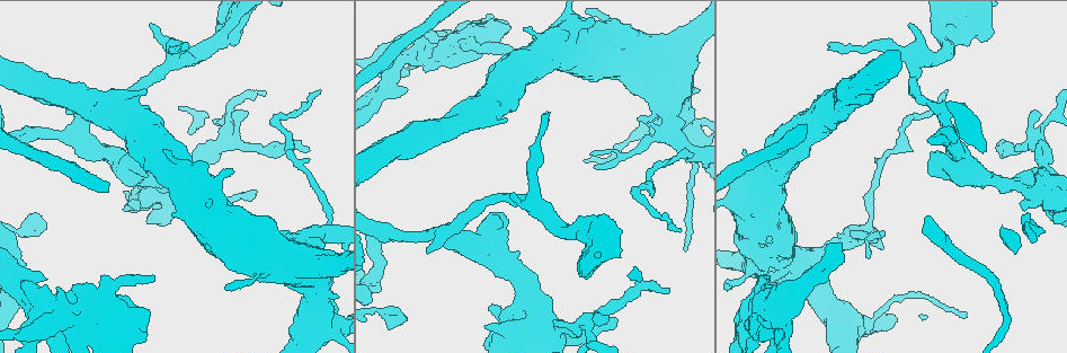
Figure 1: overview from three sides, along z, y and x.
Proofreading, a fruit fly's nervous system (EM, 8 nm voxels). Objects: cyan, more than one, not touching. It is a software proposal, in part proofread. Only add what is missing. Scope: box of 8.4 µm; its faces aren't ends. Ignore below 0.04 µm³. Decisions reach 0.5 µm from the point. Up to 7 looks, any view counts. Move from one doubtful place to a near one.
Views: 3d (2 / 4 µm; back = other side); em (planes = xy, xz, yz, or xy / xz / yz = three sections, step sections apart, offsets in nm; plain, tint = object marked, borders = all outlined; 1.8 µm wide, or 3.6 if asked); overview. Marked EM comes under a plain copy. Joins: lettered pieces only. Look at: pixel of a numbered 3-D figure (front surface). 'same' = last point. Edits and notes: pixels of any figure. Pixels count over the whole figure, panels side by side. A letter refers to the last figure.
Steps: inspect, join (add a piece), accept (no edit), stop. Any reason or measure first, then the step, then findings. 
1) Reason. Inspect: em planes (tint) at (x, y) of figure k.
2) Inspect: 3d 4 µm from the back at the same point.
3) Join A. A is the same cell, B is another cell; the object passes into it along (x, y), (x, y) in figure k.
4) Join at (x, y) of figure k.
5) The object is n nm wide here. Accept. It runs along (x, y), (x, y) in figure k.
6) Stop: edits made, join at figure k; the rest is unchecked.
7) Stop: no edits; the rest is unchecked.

Looks like a crossing. Inspect: em planes (borders) at (231, 24) of figure 1.

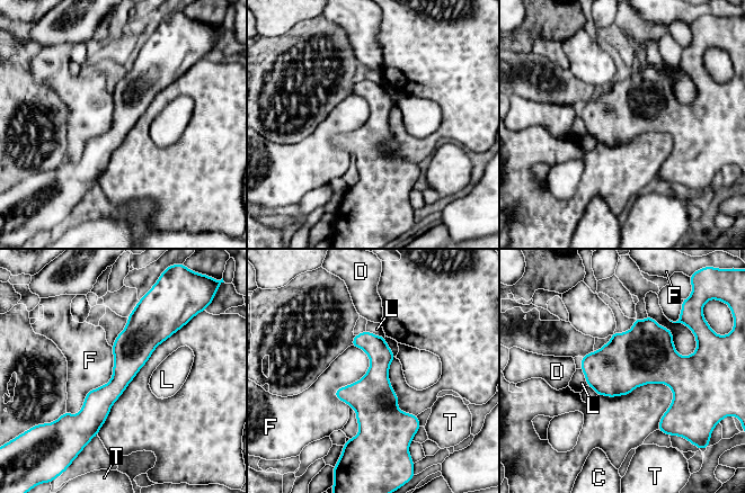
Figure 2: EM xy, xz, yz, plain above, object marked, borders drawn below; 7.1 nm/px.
The longest contact is with F, 550 nm. Accept. C, D, F, L and T are other cells; it runs along (138, 310), (138, 341), (90, 435) in figure 2; none of them fits.

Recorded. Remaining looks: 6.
Thin end. Inspect: em xy step 16 (borders) at (546, 116) of figure 1.

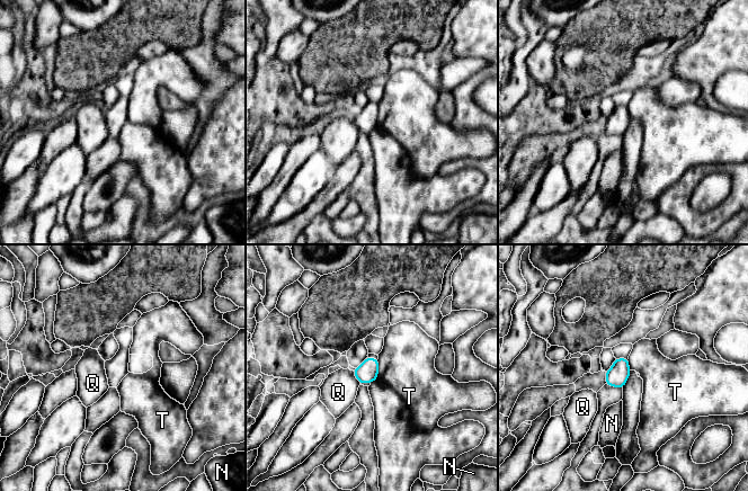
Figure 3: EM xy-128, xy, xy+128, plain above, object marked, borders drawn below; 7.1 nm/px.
Inspect: em yz step 4 (borders) at the same point.

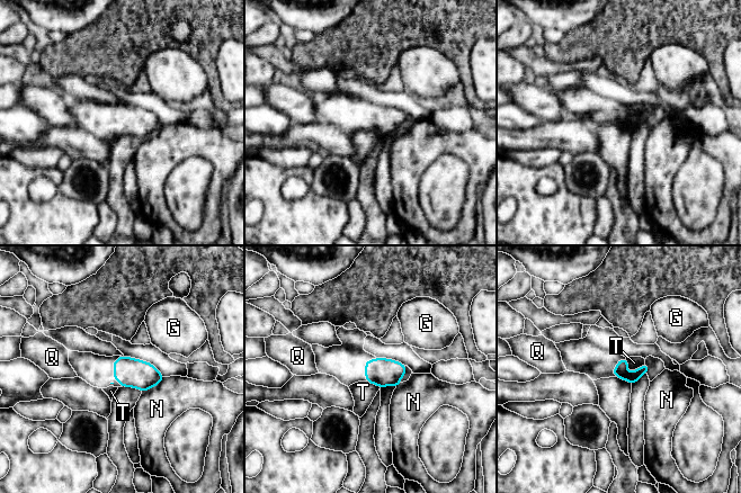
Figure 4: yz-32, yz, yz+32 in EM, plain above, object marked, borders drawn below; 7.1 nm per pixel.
The longest contact is with N, 200 nm. Accept. G, N, Q and T are other cells; a border runs along (644, 361), (639, 367), (626, 370) in figure 4; no lettered piece goes on from it.

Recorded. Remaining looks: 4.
Closes a loop. Inspect: 3d 4 µm at (26, 333) of figure 1.

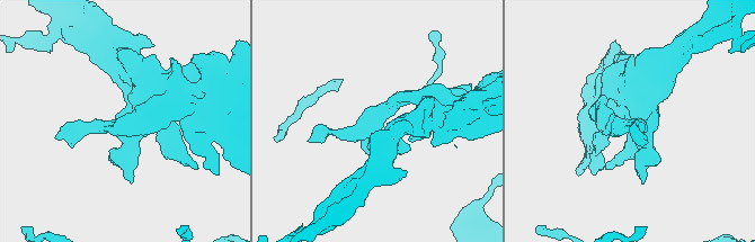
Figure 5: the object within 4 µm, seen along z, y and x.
Inspect: em planes (borders) at (125, 124) of figure 5.

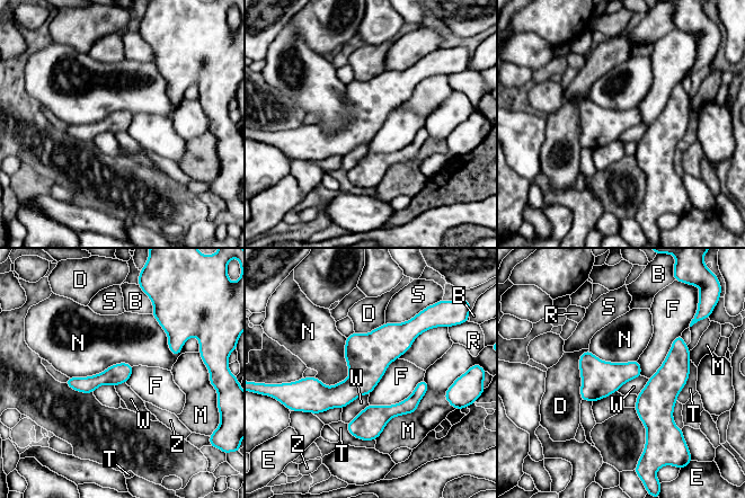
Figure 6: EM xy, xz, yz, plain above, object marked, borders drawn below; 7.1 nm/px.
The object is 140 nm wide here. Accept. B, D, E, F, M, N, R, S, T, W and Z are other cells; it runs along (420, 329), (344, 392), (304, 387) in figure 6; no lettered piece goes on from it.

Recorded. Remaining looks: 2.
Stop: no edits; the rest is unchecked.

